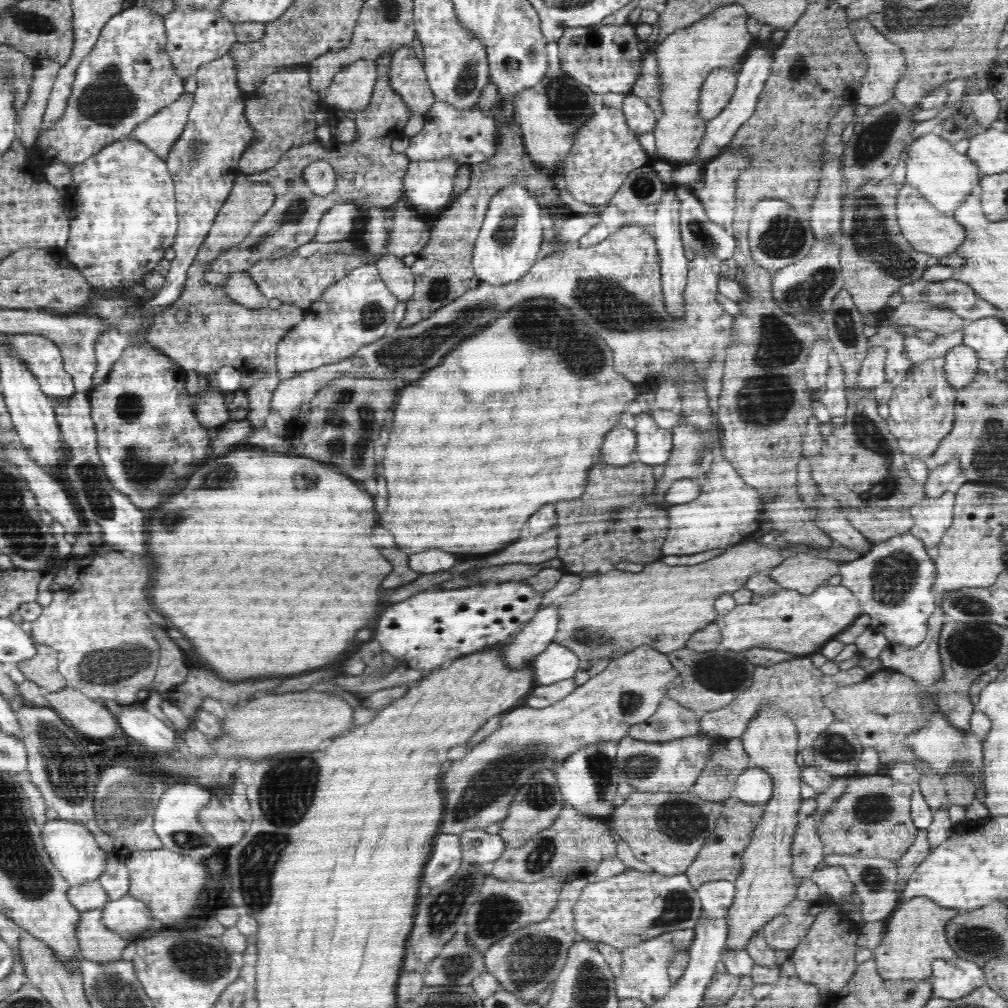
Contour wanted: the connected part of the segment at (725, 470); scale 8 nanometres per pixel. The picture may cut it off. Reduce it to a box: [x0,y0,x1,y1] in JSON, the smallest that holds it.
[662,449,766,556]

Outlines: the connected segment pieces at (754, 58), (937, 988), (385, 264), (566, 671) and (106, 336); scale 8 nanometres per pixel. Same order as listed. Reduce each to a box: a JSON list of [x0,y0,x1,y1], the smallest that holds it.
[[693,40,775,162],[930,959,986,1000],[376,255,415,302],[530,644,579,685],[95,328,152,385]]

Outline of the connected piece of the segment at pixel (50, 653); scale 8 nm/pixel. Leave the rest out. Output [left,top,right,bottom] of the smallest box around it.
[17,642,67,692]

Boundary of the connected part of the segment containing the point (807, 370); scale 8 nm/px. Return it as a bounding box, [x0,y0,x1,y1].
[802,338,833,393]

